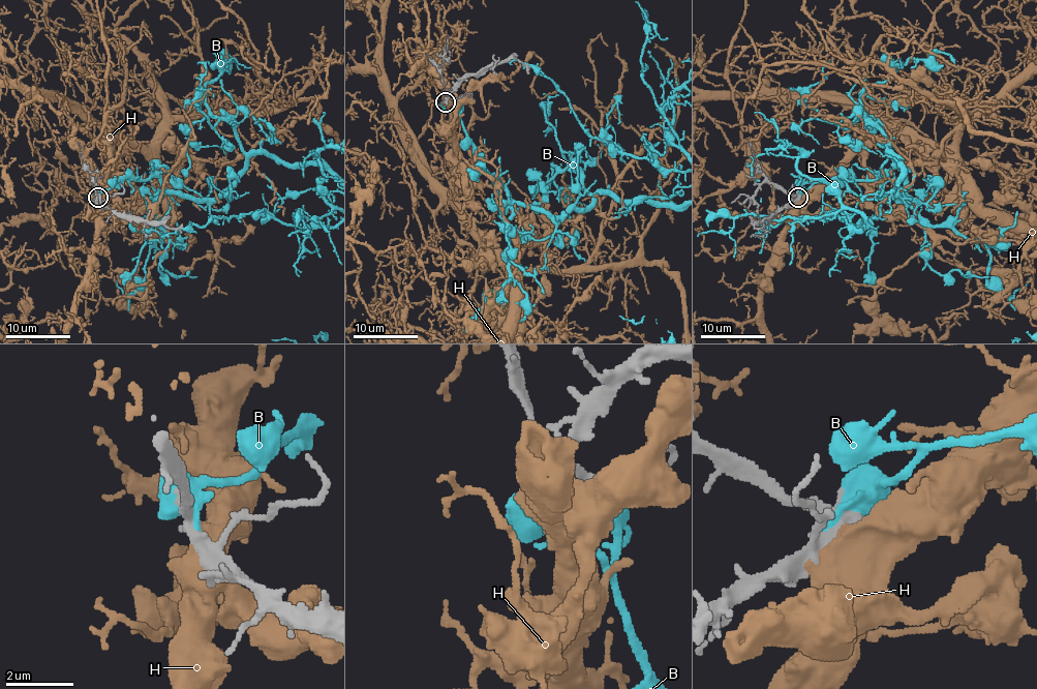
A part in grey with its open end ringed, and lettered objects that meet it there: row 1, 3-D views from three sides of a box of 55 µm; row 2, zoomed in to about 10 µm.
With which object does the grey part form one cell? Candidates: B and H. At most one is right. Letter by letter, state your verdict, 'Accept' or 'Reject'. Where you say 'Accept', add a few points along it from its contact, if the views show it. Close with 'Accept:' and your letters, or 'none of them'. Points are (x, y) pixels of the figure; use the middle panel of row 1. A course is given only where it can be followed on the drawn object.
B: Reject
H: Reject
Accept: none of them

